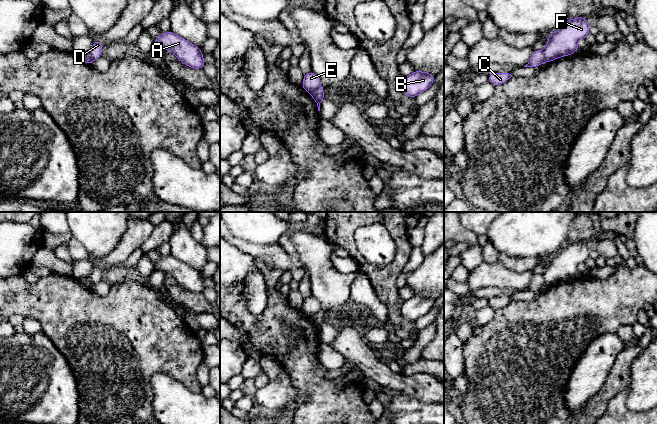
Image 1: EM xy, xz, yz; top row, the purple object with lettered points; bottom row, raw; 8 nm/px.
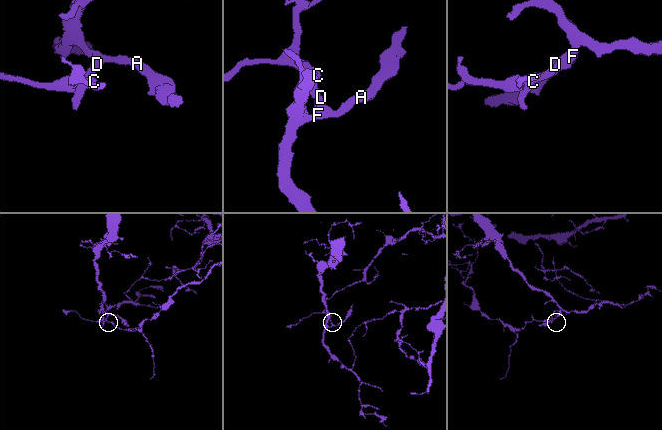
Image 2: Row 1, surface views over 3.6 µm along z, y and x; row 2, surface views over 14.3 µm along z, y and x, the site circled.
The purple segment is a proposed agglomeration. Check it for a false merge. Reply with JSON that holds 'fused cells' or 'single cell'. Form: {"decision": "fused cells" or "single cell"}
{"decision": "fused cells"}

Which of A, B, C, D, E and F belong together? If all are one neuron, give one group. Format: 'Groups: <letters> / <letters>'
Groups: A B D F / C E

